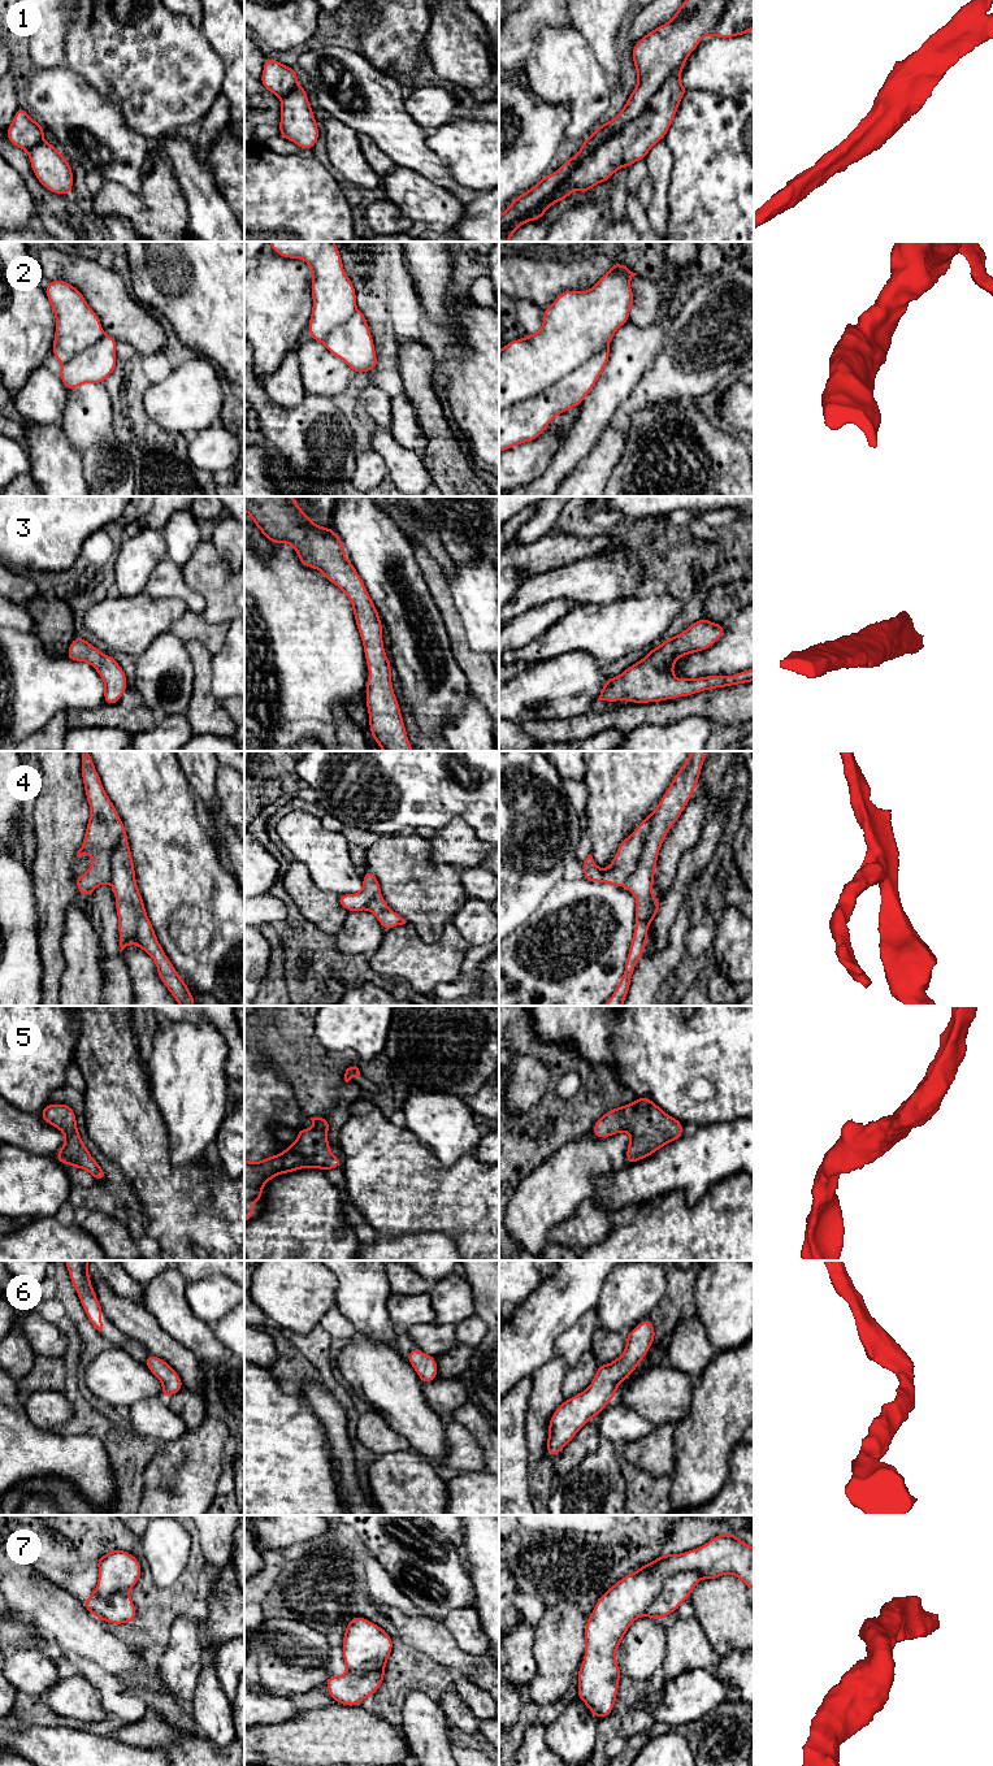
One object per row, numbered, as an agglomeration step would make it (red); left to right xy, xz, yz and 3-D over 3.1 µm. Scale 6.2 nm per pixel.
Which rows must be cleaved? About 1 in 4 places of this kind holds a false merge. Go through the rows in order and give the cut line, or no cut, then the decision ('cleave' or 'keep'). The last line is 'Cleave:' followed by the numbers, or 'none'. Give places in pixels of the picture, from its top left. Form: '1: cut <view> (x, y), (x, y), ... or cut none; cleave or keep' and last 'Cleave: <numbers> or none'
1: cut none; keep
2: cut none; keep
3: cut none; keep
4: cut none; keep
5: cut none; keep
6: cut none; keep
7: cut none; keep
Cleave: none

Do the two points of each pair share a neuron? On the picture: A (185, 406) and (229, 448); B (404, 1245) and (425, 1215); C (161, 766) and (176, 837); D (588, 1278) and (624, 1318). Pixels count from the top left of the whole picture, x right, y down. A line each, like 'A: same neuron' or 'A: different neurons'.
A: same neuron
B: different neurons
C: same neuron
D: different neurons

